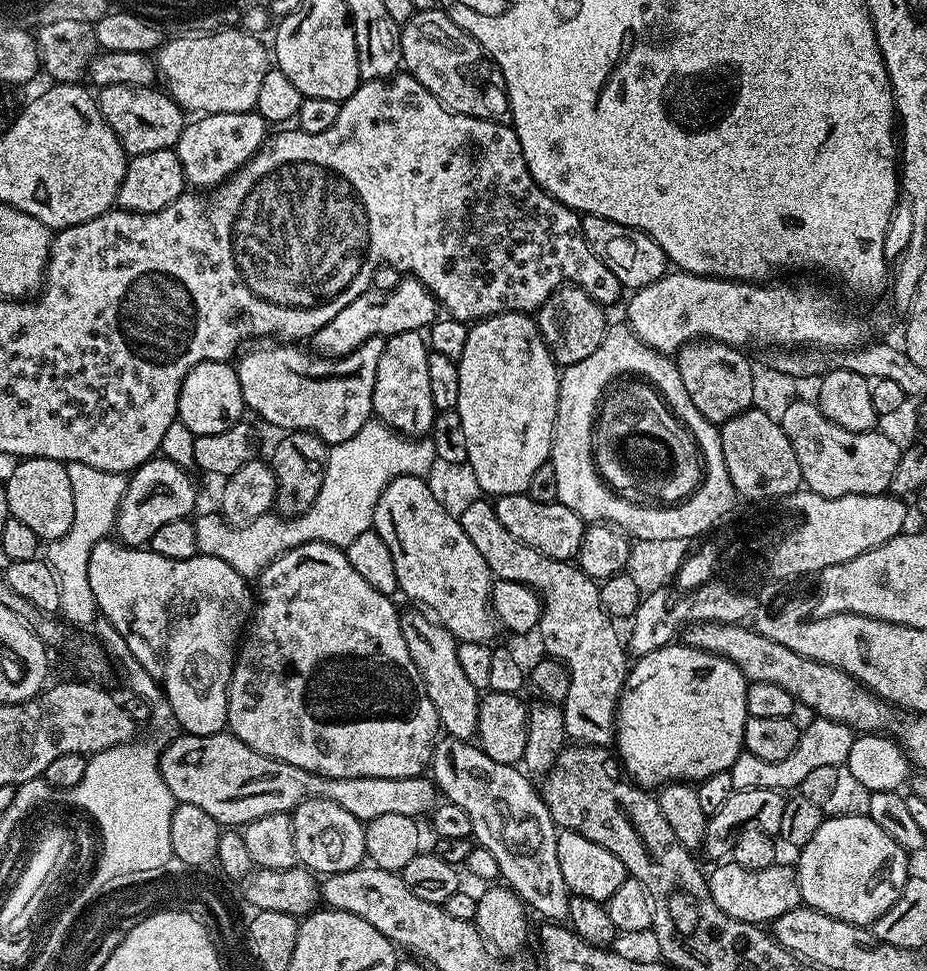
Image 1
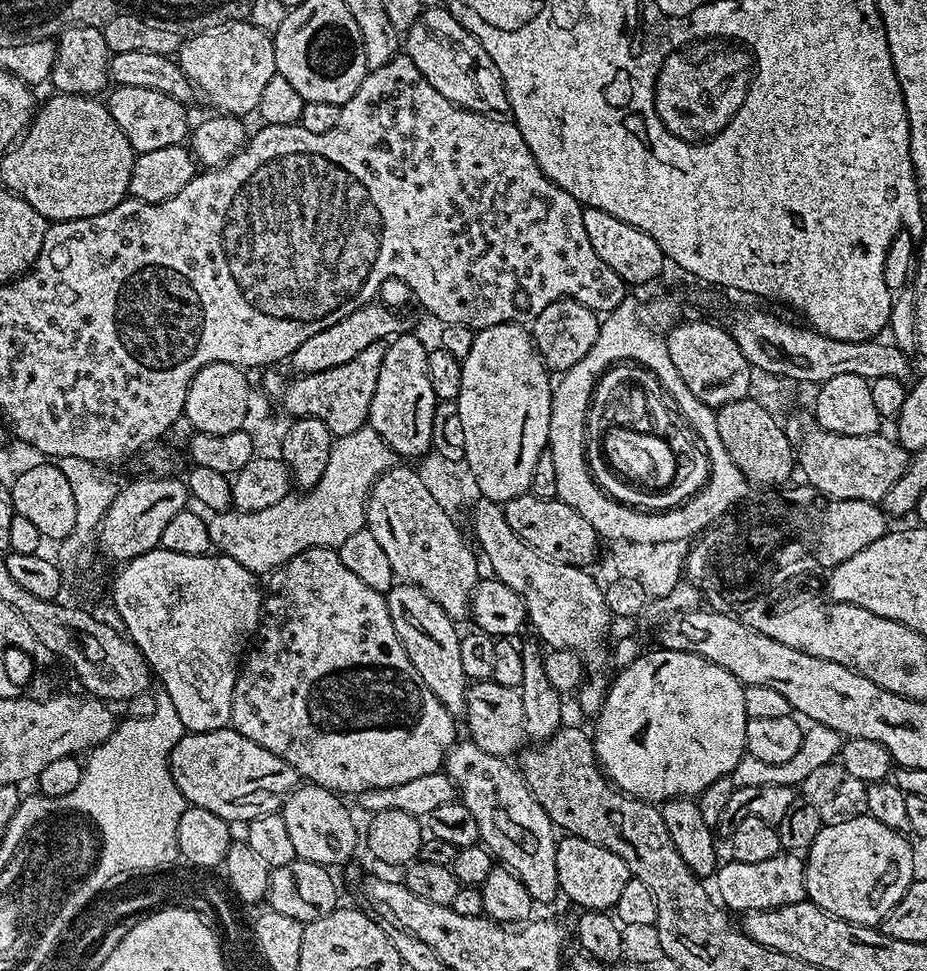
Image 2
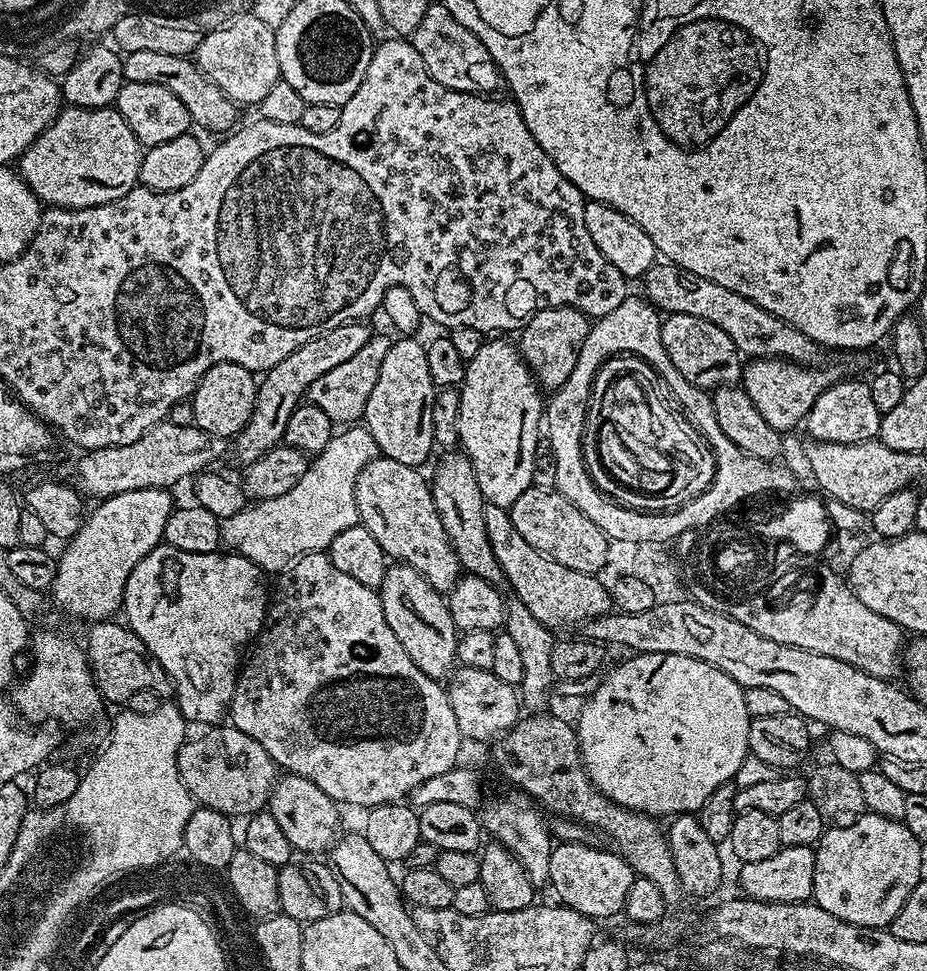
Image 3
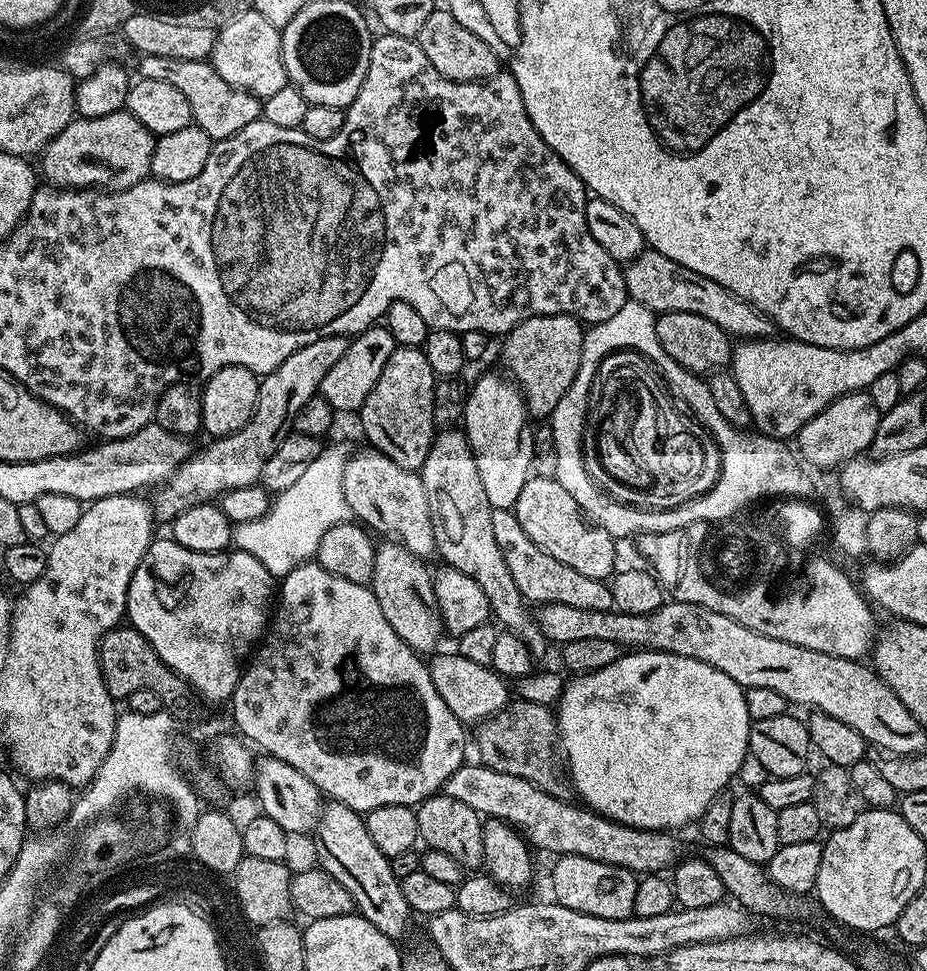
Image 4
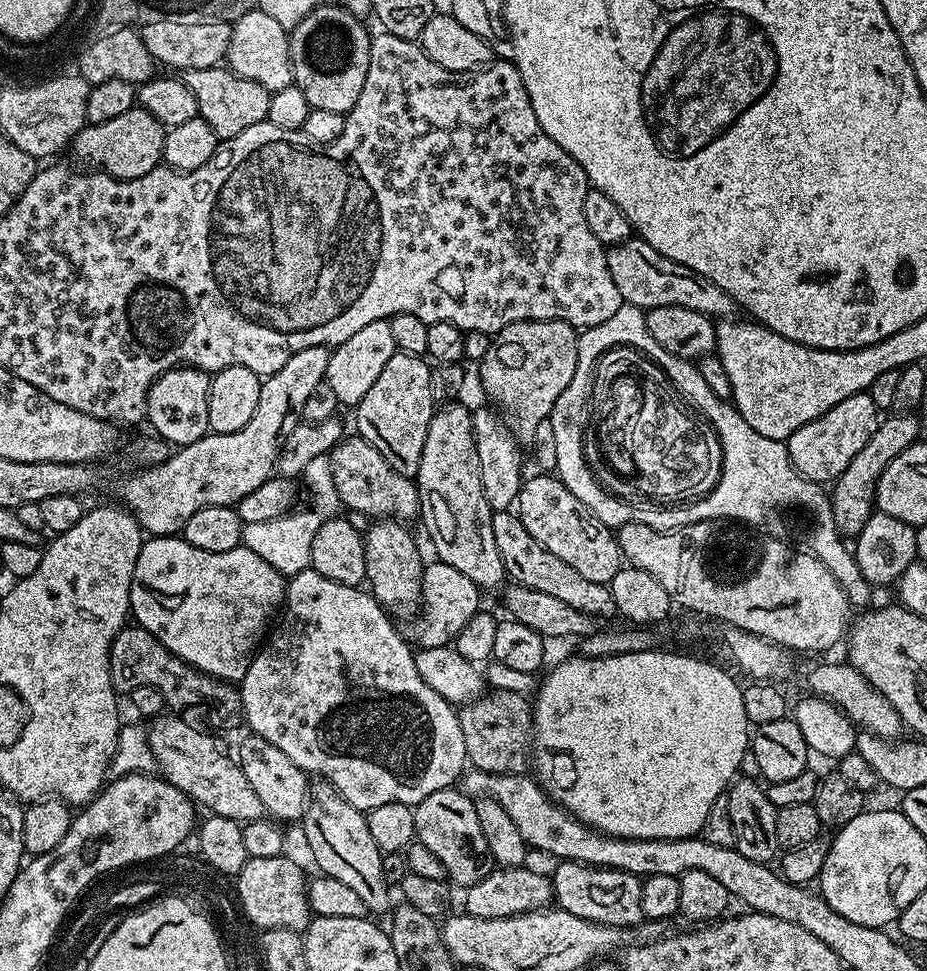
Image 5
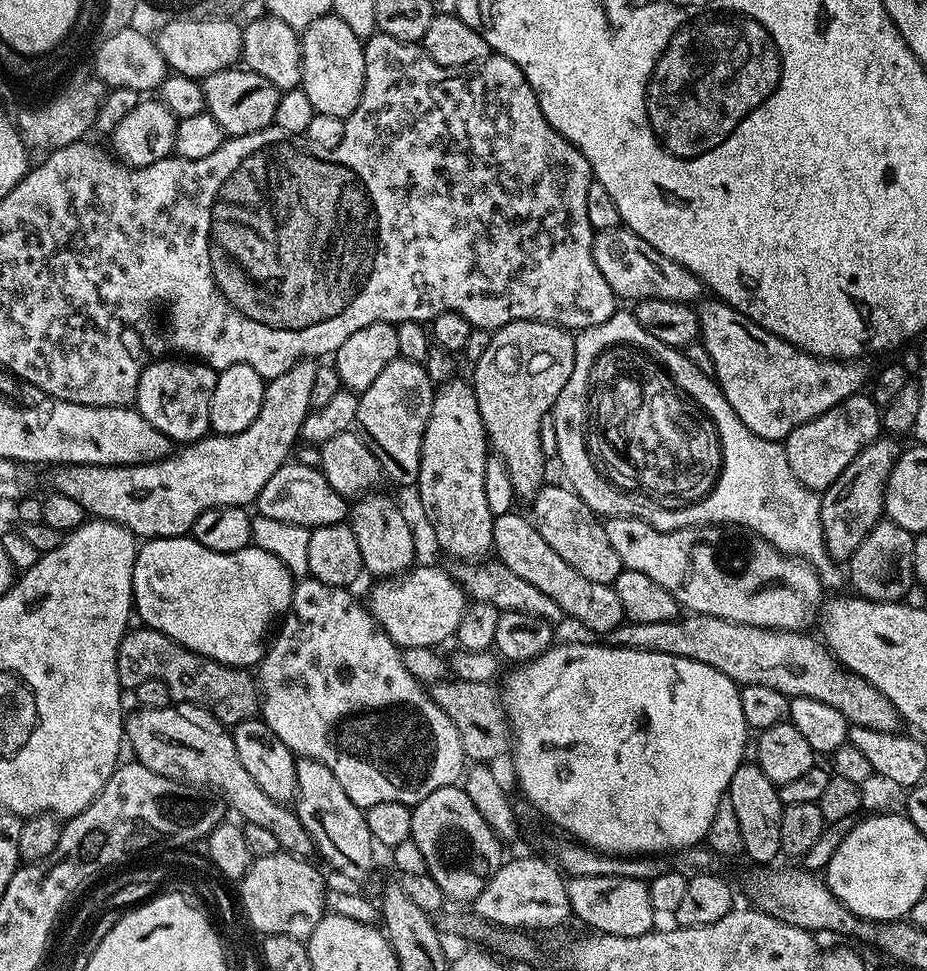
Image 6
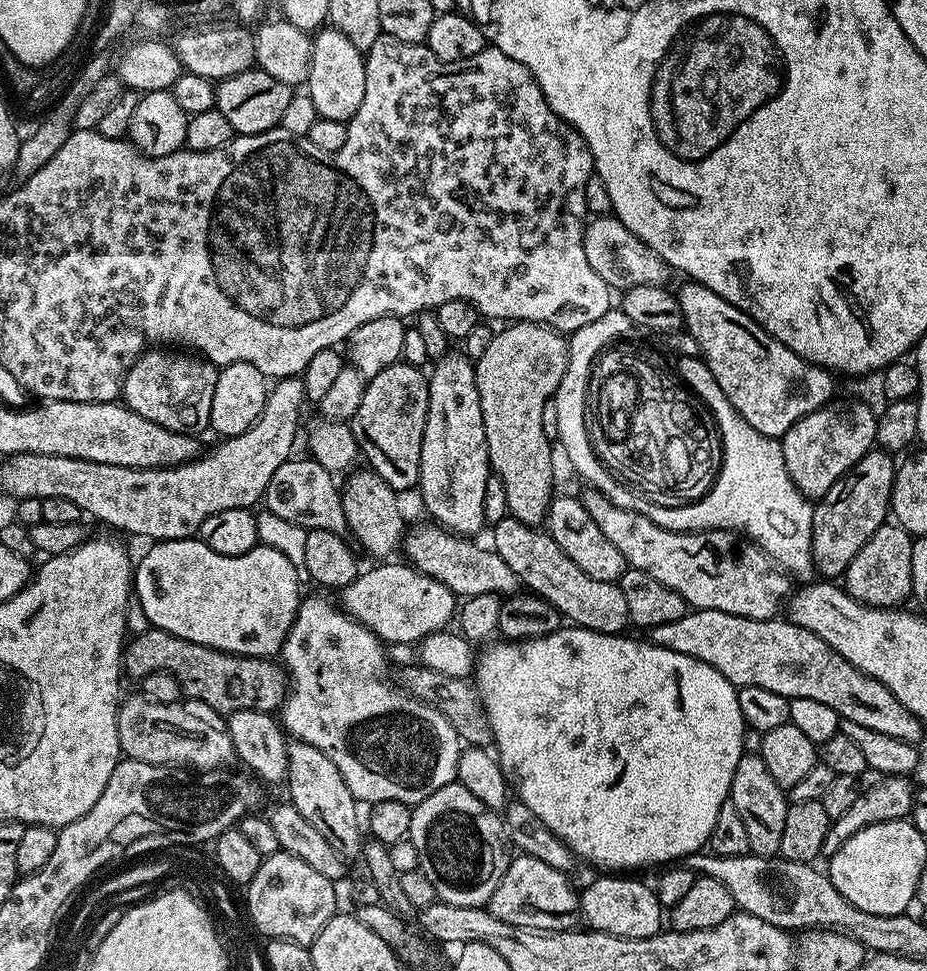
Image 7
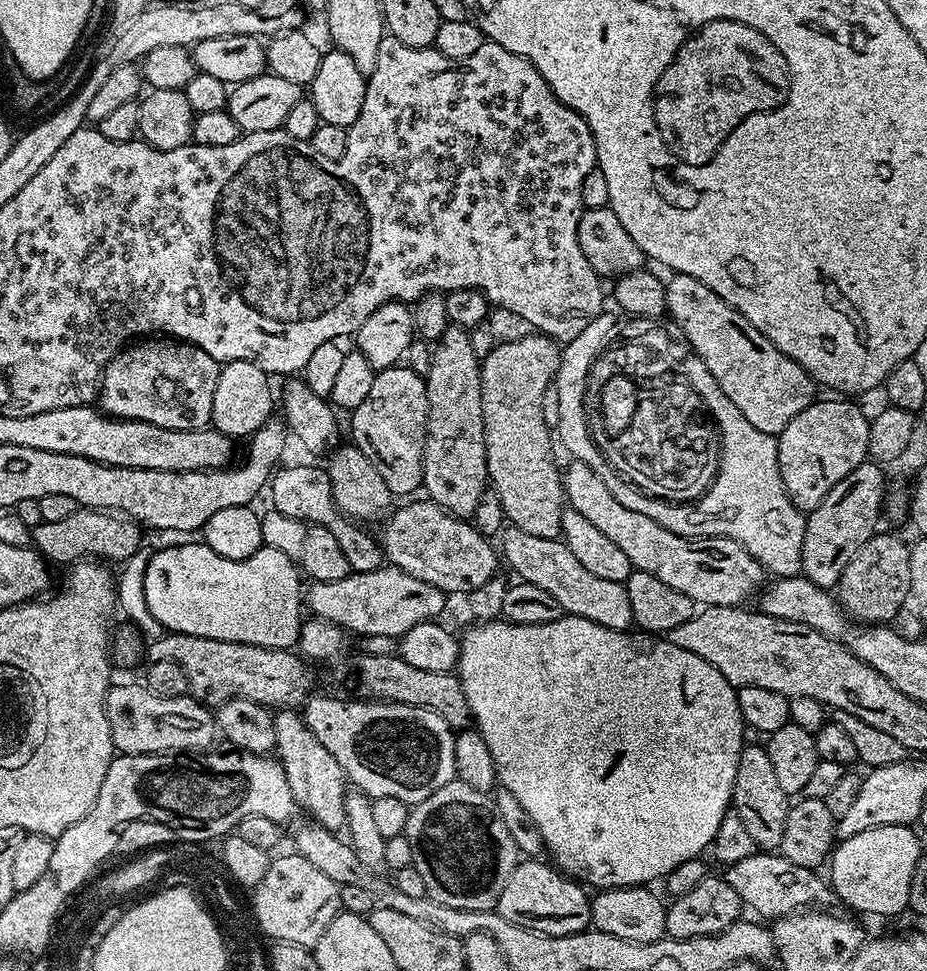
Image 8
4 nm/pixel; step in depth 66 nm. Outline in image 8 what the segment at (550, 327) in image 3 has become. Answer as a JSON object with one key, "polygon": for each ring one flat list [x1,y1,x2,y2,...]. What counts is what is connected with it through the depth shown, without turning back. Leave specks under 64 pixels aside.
{"polygon":[[528,335,532,336,520,336,517,340,506,341,505,344,504,341,497,343,491,354,483,357,480,365,486,466,490,486,502,501,505,521,513,528,526,530,526,534,558,540,566,497,561,469,556,469,556,460,552,457,554,436,542,418,542,394,546,394,548,387,555,381,562,348,546,335]]}

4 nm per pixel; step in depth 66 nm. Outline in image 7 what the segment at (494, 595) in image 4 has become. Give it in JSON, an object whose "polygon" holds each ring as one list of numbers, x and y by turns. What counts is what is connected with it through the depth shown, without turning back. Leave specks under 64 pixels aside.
{"polygon":[[452,350,433,368,428,376,428,421,422,434,418,493,435,523,457,536,472,538,486,524,484,499,490,475,476,365,463,351]]}

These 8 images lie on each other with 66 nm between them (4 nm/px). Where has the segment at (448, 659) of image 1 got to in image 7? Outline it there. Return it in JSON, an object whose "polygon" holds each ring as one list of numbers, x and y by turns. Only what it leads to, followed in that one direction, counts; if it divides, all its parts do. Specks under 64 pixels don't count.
{"polygon":[[356,470,343,481,340,497,342,498,342,510,346,510,346,522,348,532,356,535,355,543,365,548,376,558,392,558,401,547,406,535,406,523,404,524,404,512,400,509,401,497,395,488,391,488,382,477,374,471]]}

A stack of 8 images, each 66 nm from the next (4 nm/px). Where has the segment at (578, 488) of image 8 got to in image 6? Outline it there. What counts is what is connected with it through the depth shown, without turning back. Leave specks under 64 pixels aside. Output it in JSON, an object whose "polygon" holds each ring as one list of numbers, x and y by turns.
{"polygon":[[614,518,613,520,604,520,604,529,610,538,610,546,614,546,614,551,618,553,618,558,624,563,625,568,638,570,642,574,650,574,650,578,654,578,654,582,658,582,658,586,663,586,665,590,670,590,670,594,674,594,674,598,679,602,681,609,687,610,692,614,722,618,735,624,749,624,750,626,758,626,759,628,778,628,786,632,794,632,797,630,811,629,810,626,815,620,817,623,818,613,821,611,822,605,826,600,826,589,824,585,820,583,816,569,804,563,803,560,797,560,795,556,784,556,770,542,759,538,753,539,753,544,748,548,748,561,745,562,744,569,742,569,741,572,727,572,727,570,720,565,721,529,719,527,701,526,698,528,683,528,677,532,663,532,654,526,650,526,646,522,642,522,638,518]]}

